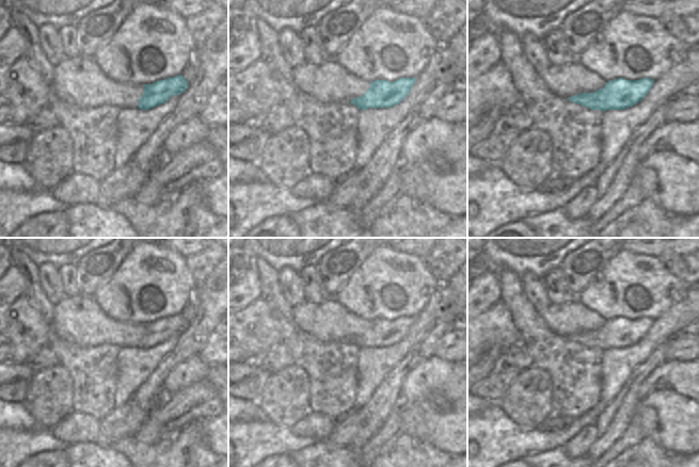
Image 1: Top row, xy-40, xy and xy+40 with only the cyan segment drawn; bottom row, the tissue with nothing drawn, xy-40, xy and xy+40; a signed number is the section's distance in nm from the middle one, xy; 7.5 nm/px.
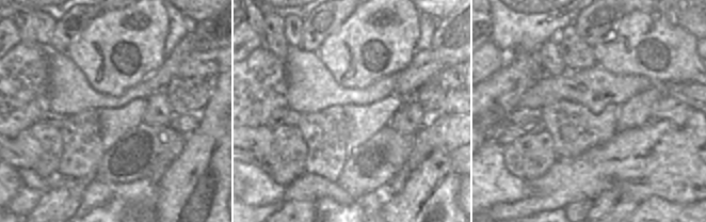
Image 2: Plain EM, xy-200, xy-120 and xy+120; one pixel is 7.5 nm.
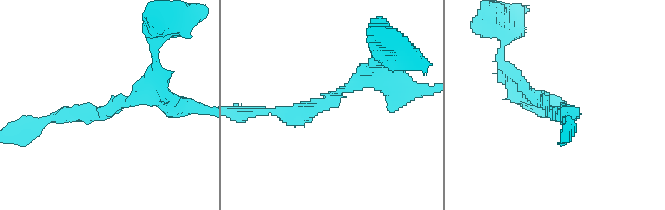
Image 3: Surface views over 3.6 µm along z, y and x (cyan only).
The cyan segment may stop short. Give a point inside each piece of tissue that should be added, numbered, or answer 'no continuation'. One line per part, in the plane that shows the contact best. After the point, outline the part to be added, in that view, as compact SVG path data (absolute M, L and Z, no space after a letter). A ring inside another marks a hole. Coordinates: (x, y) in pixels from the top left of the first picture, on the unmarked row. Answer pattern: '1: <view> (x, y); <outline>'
no continuation

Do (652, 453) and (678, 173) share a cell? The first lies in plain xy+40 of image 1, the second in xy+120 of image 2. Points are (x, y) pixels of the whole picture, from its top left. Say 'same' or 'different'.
different

